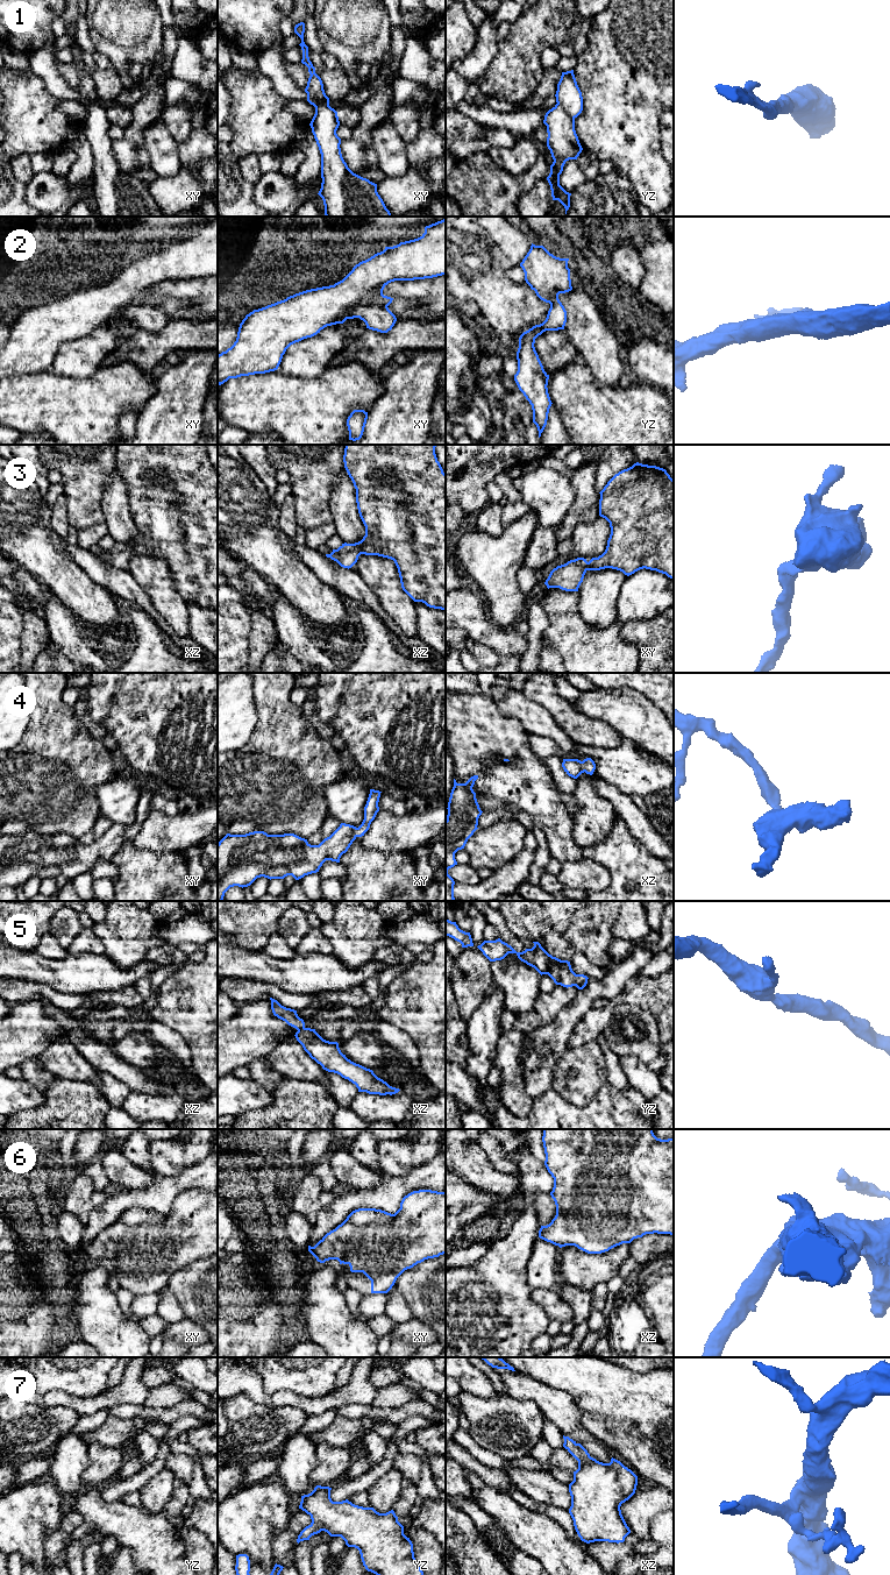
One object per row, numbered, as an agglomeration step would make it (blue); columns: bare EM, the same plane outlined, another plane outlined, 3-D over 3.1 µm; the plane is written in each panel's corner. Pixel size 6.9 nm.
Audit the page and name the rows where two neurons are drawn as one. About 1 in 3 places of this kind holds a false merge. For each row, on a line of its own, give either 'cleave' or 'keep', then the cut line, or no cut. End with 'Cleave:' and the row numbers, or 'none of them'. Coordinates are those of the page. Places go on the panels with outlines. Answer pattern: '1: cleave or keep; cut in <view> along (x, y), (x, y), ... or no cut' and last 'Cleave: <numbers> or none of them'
1: keep; no cut
2: keep; no cut
3: keep; no cut
4: keep; no cut
5: keep; no cut
6: keep; no cut
7: keep; no cut
Cleave: none of them

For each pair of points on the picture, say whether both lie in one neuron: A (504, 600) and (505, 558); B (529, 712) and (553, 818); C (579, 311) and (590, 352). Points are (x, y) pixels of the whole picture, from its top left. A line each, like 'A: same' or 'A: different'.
A: same
B: different
C: same

